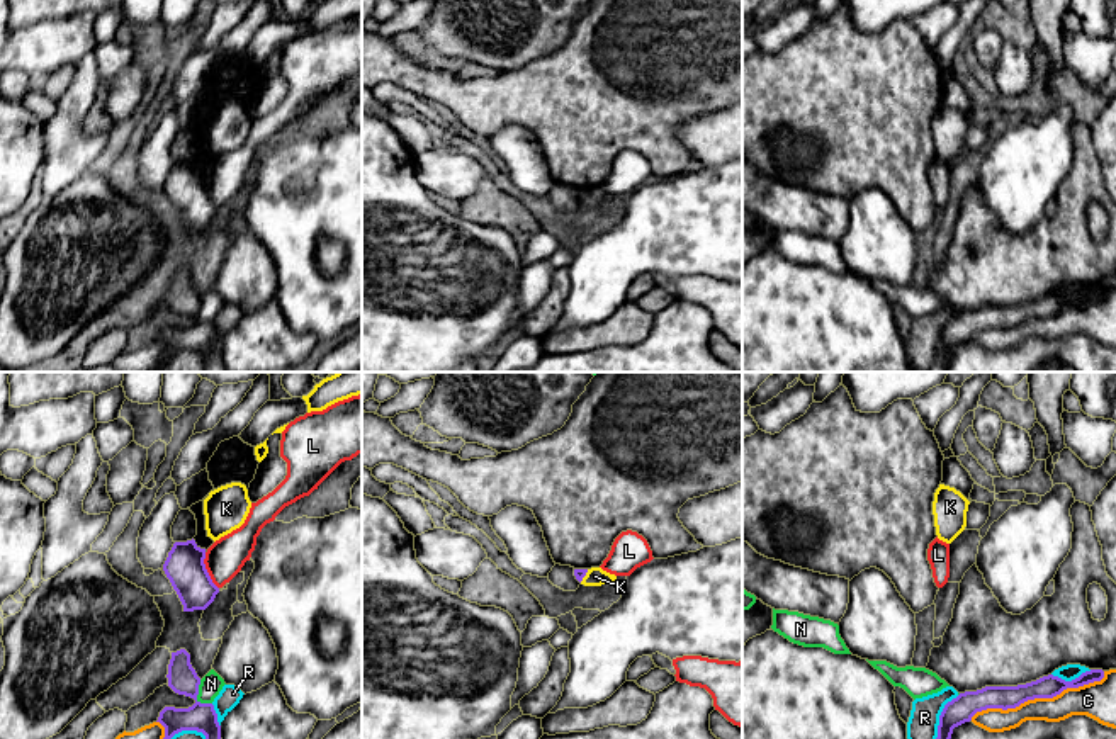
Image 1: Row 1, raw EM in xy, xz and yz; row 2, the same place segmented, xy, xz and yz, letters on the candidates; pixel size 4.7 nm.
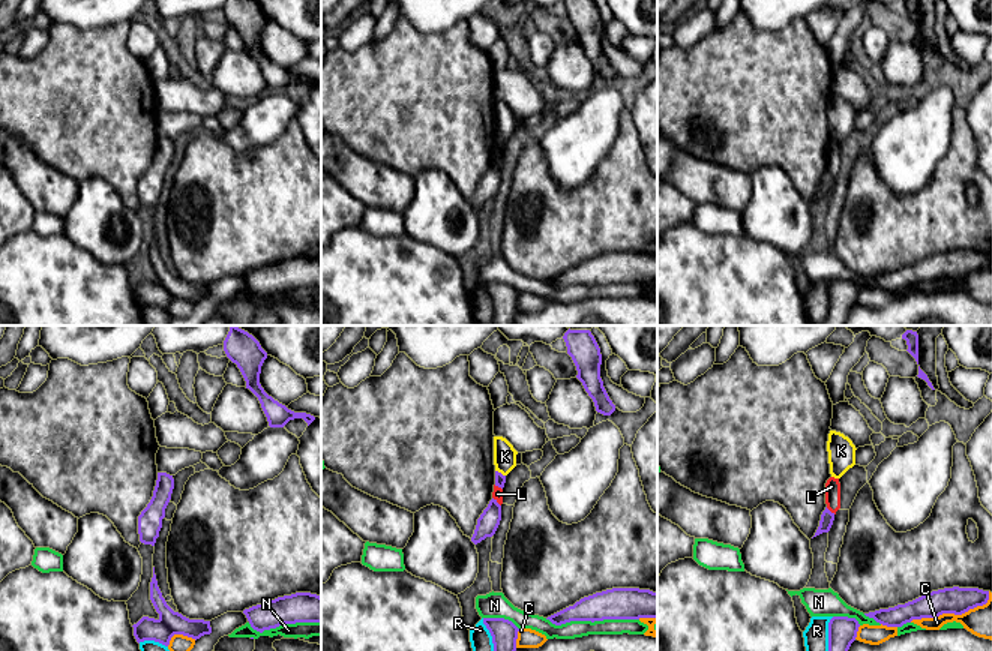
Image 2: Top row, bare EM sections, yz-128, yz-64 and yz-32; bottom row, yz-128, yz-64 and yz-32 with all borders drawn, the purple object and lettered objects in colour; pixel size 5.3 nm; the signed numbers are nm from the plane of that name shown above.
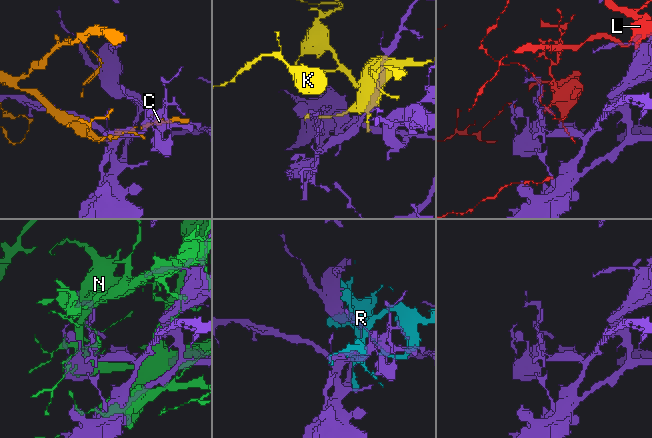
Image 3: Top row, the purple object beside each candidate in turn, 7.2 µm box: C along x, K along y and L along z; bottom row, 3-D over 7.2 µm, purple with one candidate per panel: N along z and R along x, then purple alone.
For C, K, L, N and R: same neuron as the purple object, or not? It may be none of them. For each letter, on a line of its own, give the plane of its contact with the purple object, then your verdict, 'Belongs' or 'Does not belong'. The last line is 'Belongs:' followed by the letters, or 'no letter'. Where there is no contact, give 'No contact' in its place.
C: Touches purple in yz. Does not belong
K: Touches purple in xz. Does not belong
L: Touches purple in xy. Does not belong
N: Touches purple in xy. Does not belong
R: Touches purple in yz. Does not belong
Belongs: no letter

